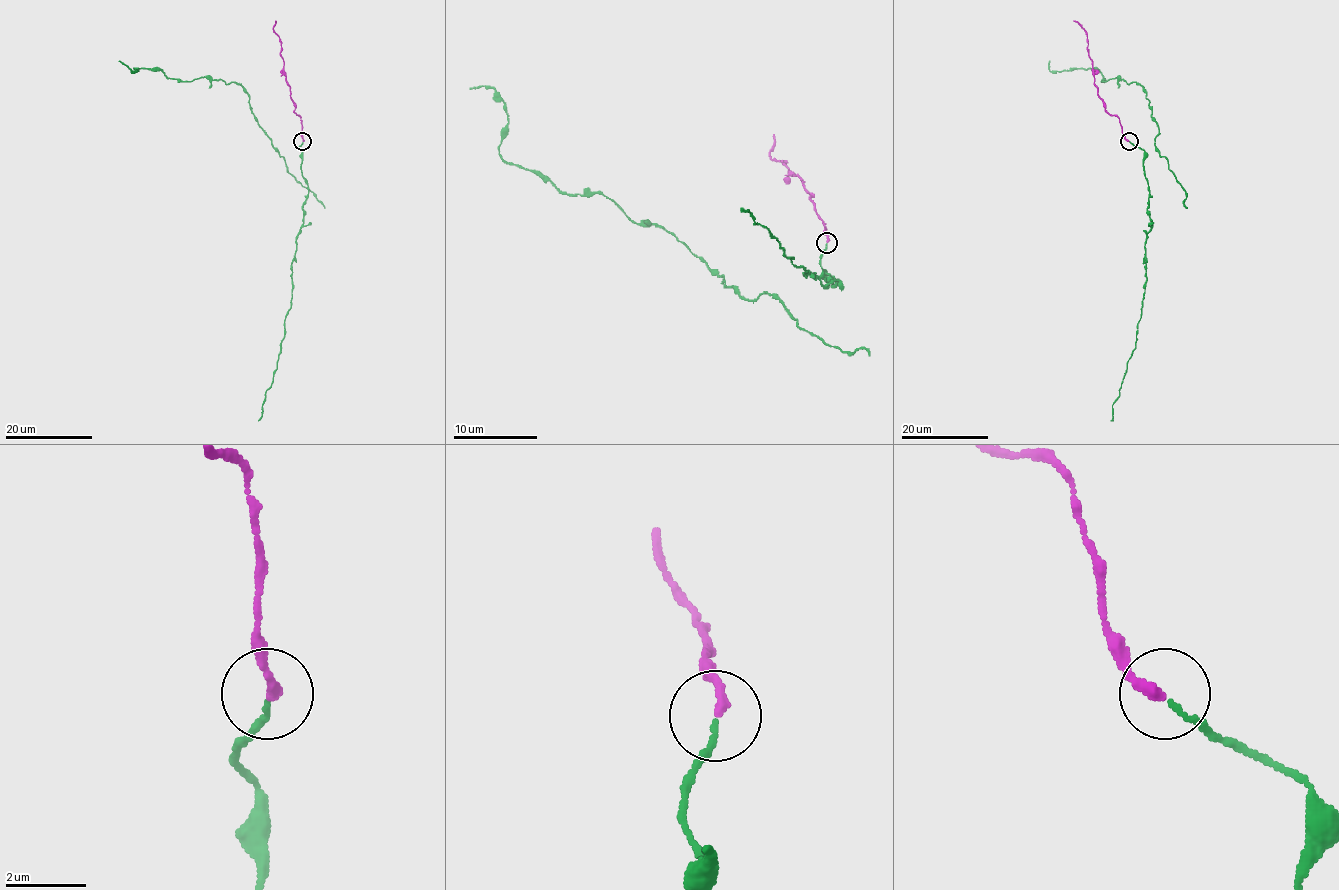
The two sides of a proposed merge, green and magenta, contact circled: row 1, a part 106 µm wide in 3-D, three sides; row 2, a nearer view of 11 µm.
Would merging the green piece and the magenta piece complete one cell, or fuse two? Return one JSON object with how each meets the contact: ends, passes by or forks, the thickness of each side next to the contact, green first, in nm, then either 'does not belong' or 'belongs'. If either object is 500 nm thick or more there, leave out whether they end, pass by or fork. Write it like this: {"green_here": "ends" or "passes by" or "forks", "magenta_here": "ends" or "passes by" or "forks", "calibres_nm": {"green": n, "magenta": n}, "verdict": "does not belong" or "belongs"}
{"green_here": "ends", "magenta_here": "ends", "calibres_nm": {"green": 130, "magenta": 240}, "verdict": "belongs"}

